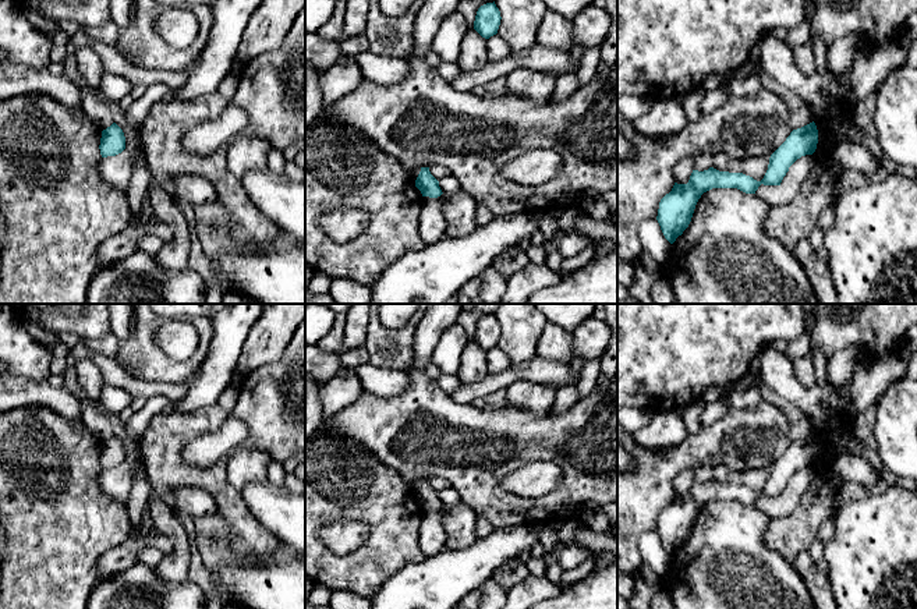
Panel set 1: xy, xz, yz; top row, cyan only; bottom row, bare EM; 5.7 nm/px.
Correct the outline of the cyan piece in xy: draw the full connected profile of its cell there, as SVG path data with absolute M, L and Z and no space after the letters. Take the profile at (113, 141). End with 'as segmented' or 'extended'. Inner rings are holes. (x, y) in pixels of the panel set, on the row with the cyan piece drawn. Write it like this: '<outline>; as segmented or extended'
M116 123L102 131L99 149L102 157L116 156L125 149L124 132Z; as segmented

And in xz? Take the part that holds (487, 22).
M493 3L481 6L477 11L474 29L485 39L498 33L500 25L500 11Z; as segmented

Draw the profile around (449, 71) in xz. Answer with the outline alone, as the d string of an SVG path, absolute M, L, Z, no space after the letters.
M440 61L436 70L449 82L454 79L461 71L457 63L446 63L446 61Z

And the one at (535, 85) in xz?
M518 67L506 77L506 95L523 96L535 103L545 103L552 98L557 77L544 71Z

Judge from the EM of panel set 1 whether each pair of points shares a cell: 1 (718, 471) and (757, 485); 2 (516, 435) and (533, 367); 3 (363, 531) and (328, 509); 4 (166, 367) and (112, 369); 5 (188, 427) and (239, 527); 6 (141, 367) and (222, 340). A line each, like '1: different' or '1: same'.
1: same
2: different
3: different
4: different
5: same
6: different

